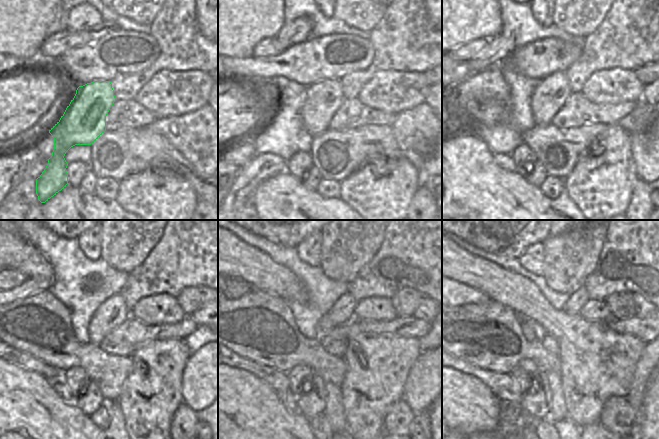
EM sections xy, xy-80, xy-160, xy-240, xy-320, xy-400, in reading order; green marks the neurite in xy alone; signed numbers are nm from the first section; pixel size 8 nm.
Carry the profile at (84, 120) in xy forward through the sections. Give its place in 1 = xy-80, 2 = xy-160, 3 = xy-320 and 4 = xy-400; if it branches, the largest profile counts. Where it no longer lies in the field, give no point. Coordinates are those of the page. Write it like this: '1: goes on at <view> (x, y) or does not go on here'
1: goes on at xy-80 (323, 98)
2: goes on at xy-160 (551, 92)
3: goes on at xy-320 (342, 311)
4: goes on at xy-400 (577, 299)

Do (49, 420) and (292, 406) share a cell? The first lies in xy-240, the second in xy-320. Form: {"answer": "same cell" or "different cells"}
{"answer": "different cells"}

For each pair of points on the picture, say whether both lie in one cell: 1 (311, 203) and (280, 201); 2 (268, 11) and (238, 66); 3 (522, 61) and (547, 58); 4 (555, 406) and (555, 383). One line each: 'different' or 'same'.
1: same
2: different
3: same
4: same

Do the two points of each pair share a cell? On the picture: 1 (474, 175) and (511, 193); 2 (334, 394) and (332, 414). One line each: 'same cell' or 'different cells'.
1: same cell
2: same cell

